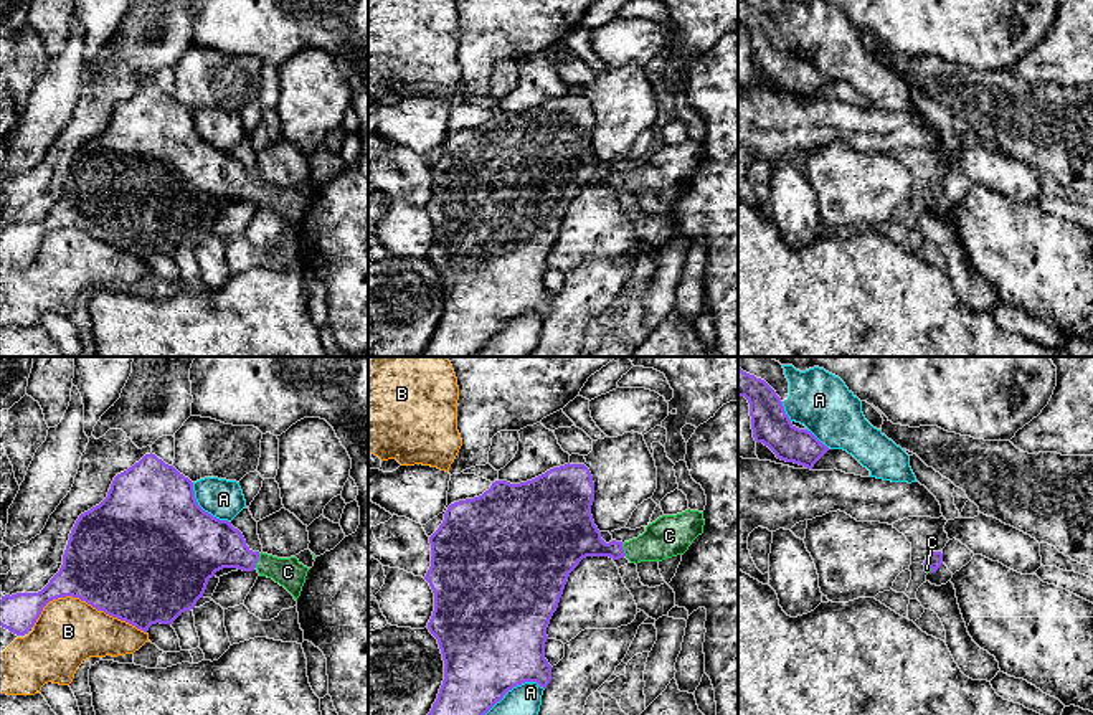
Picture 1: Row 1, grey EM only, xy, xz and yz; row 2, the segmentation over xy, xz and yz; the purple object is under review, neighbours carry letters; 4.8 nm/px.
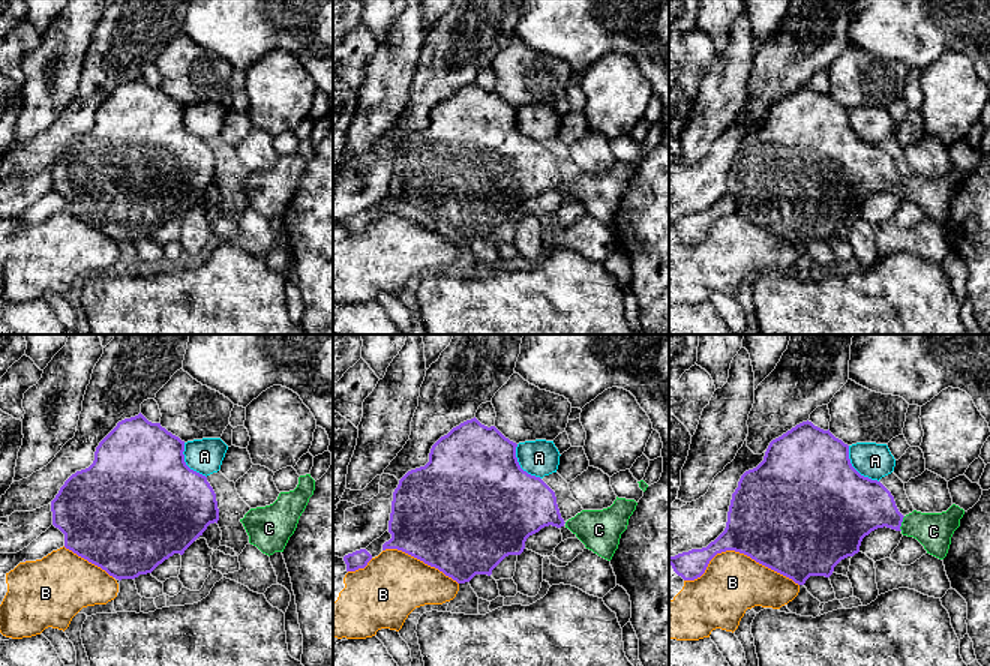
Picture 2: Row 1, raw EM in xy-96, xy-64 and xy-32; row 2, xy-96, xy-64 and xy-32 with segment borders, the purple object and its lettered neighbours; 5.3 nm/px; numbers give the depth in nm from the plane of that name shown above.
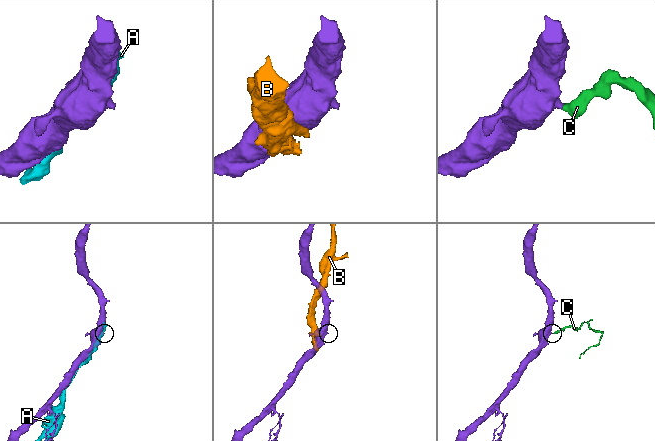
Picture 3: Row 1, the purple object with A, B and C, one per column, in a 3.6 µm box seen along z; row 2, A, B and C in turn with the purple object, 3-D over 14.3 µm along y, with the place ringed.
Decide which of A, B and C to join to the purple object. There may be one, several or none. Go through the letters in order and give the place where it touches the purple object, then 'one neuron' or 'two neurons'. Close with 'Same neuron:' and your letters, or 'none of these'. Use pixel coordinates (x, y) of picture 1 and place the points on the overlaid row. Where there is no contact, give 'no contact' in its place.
A: xz (514, 686) | two neurons
B: xy (86, 601) | two neurons
C: xy (258, 558) | one neuron
Same neuron: C

